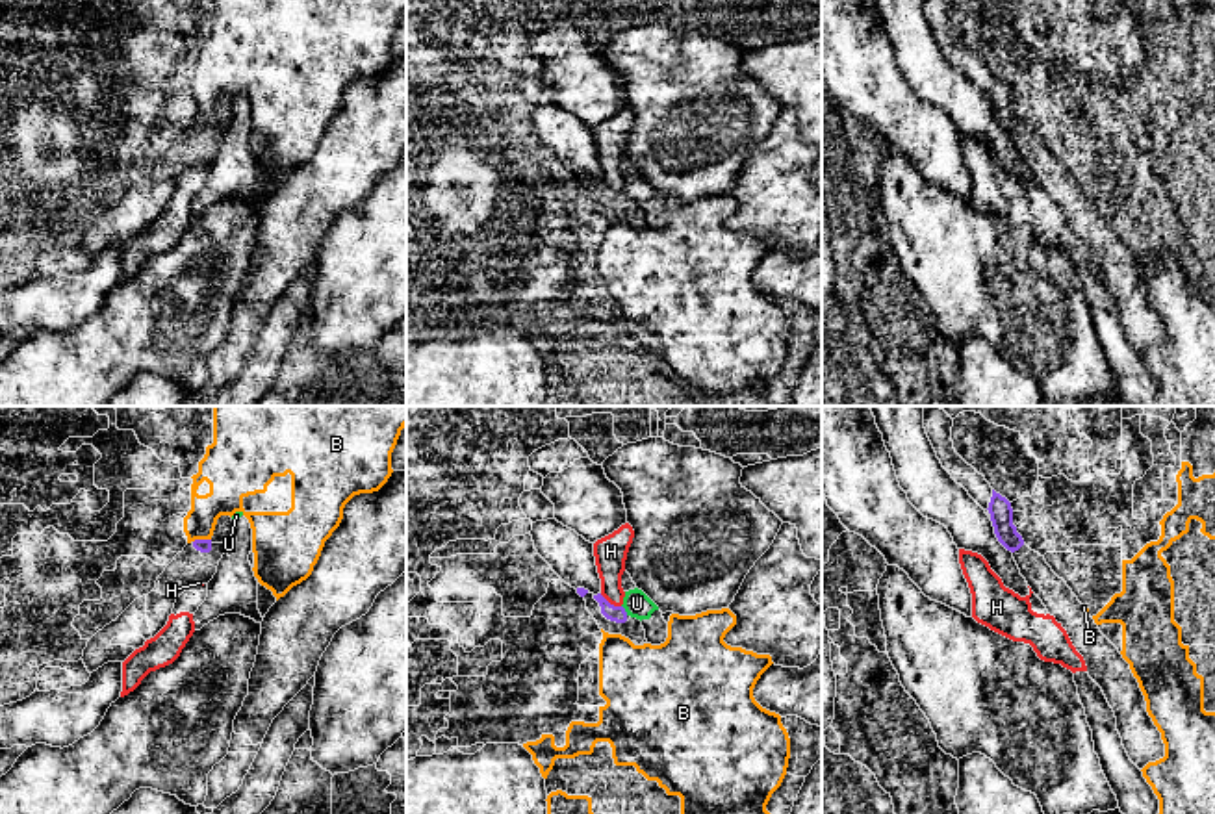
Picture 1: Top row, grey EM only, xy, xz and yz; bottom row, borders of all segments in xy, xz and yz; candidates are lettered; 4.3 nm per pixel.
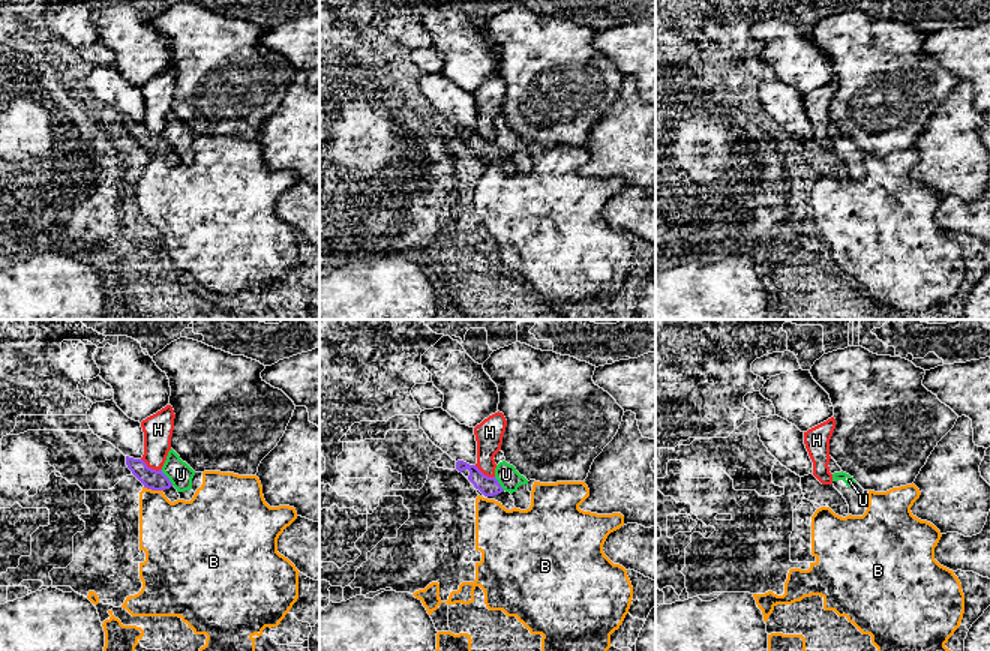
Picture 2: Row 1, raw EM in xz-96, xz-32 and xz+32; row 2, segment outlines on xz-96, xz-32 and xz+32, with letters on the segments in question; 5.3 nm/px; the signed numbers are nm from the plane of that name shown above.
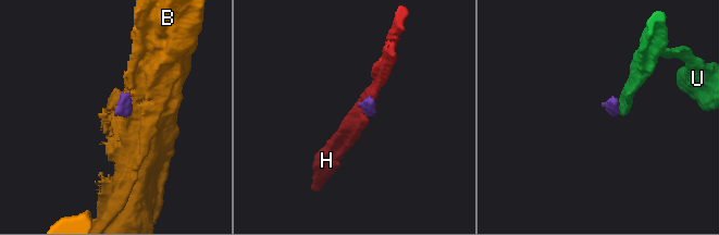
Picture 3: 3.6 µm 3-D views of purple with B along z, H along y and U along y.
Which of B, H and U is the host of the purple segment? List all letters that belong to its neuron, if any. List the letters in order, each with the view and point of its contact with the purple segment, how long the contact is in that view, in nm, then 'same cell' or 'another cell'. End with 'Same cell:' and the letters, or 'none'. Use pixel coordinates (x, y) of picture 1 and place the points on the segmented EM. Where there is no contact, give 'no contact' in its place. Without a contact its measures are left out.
B: meets purple in xy at (201, 540); contact 80 nm long; another cell
H: meets purple in xz at (609, 603); contact 110 nm long; another cell
U: meets purple in xz at (624, 610); contact 50 nm long; another cell
Same cell: none

